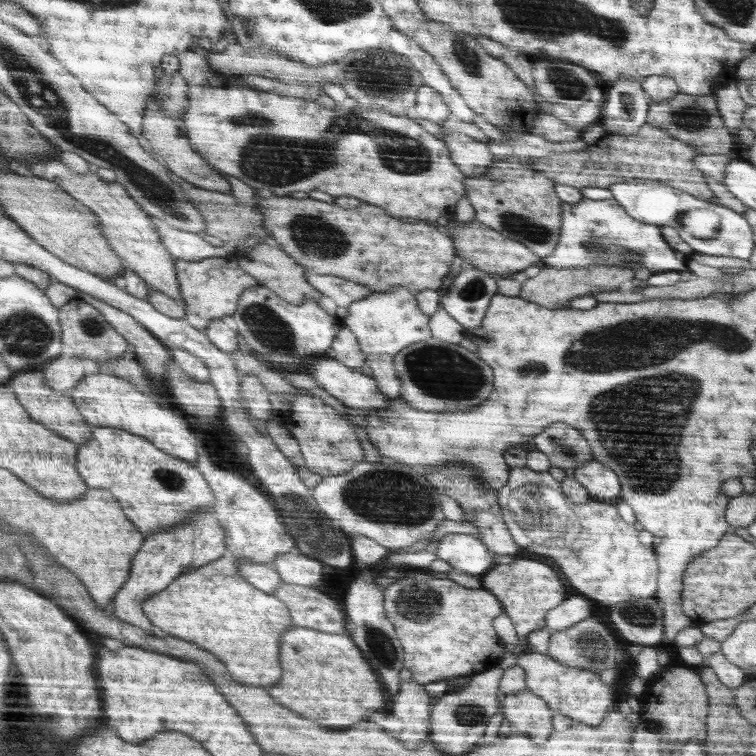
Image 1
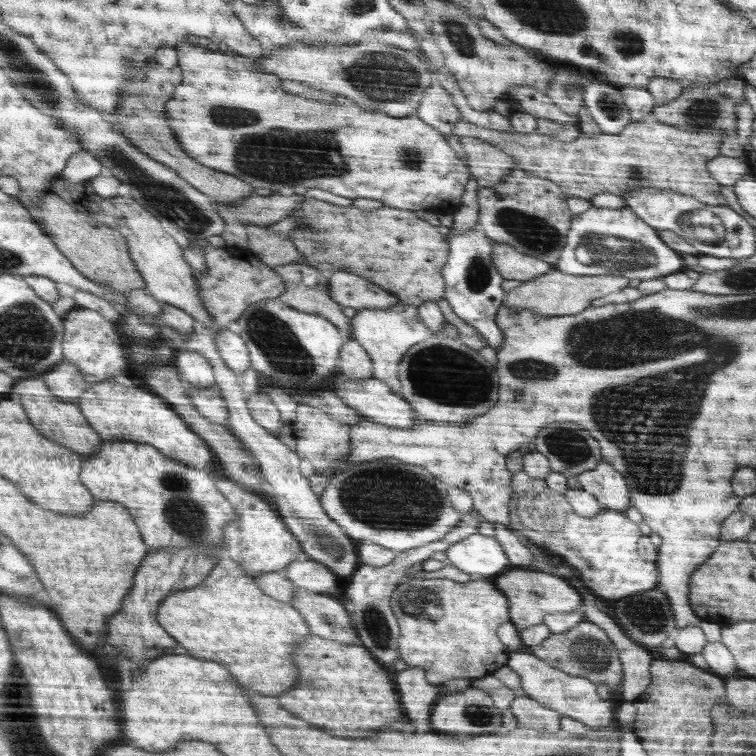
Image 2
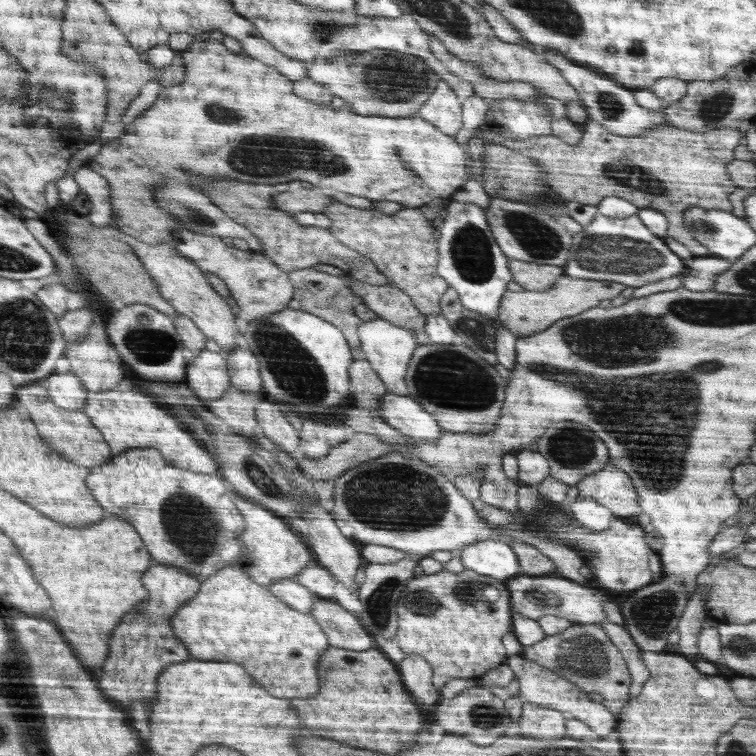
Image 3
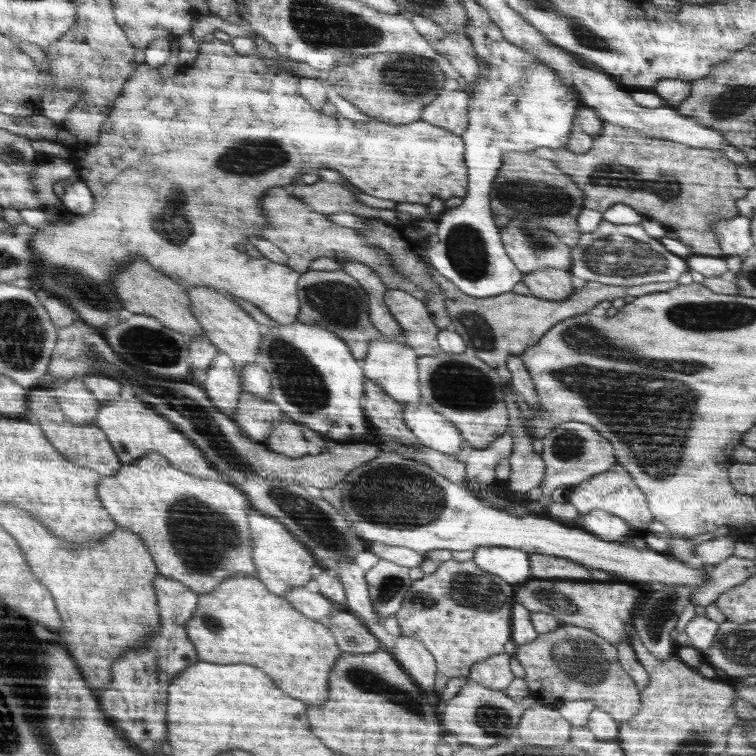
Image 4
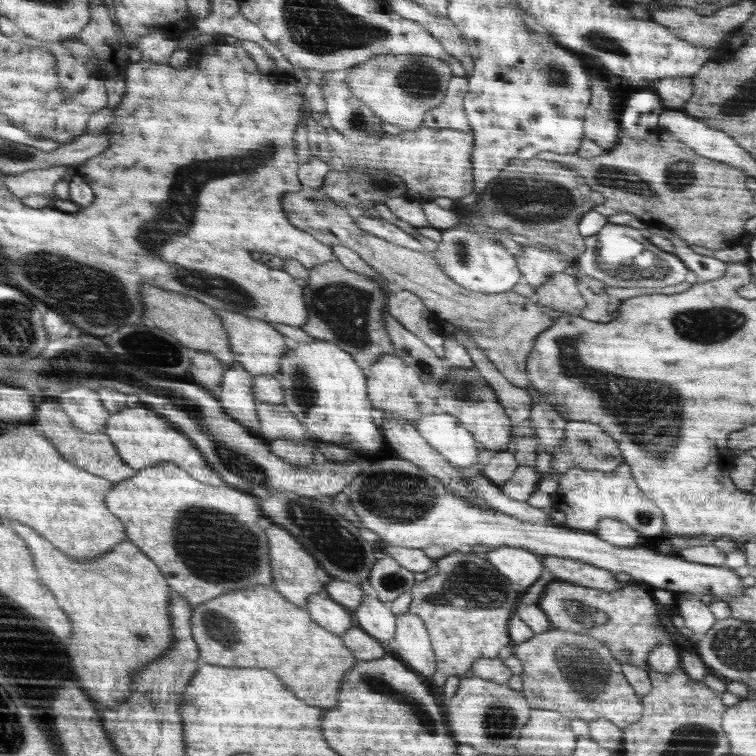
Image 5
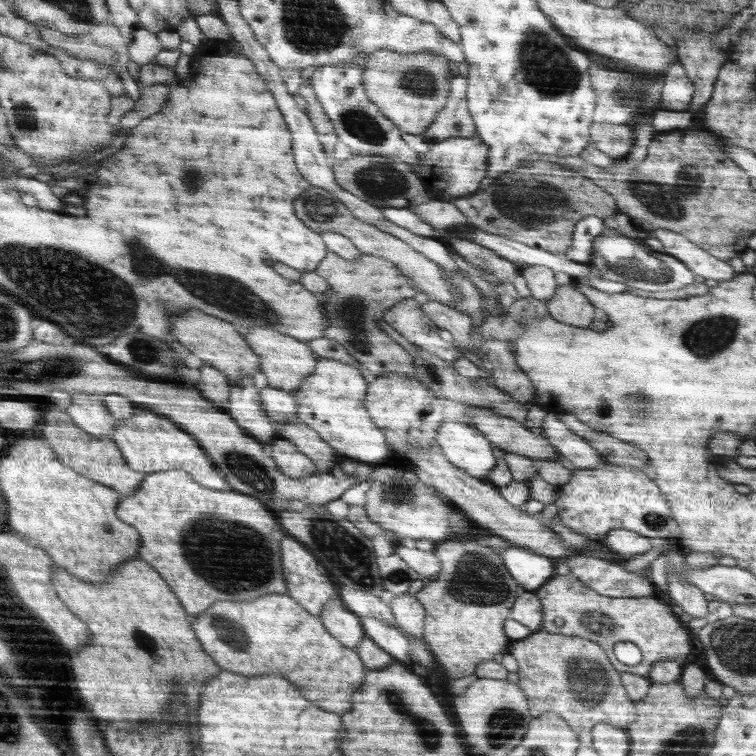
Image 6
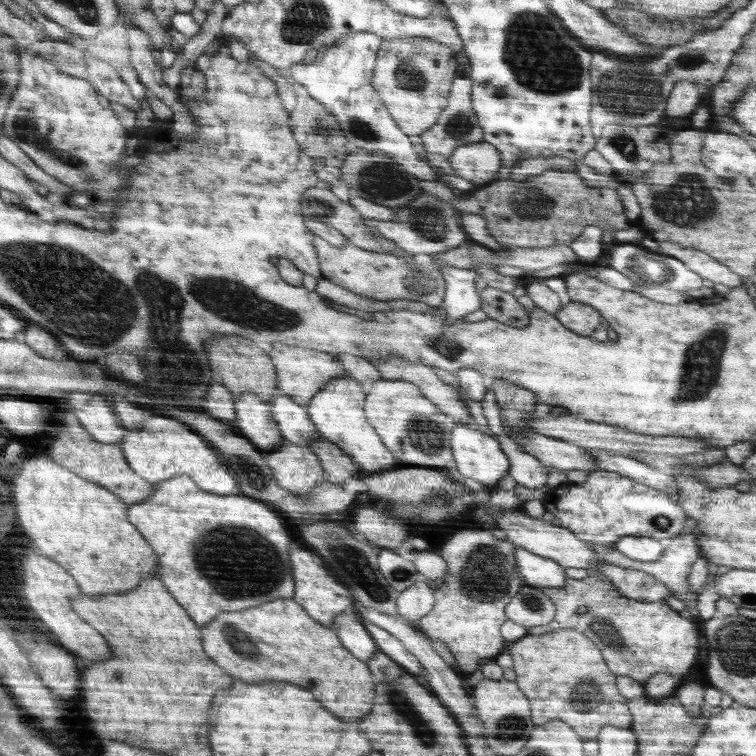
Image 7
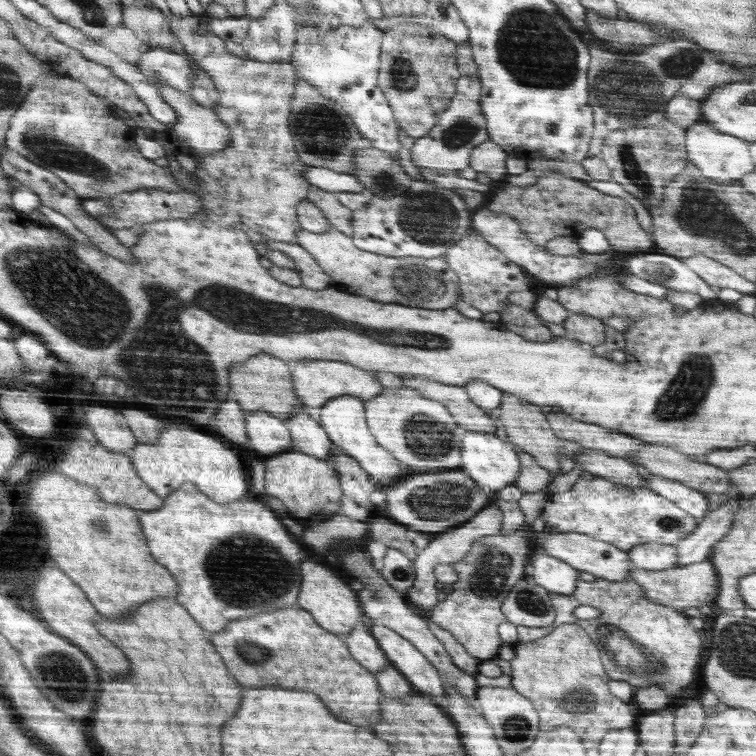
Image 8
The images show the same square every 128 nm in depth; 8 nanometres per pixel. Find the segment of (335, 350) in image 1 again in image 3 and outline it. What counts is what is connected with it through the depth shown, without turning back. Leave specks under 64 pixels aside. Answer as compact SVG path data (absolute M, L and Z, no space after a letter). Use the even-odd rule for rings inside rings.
M365 358L354 359L348 371L350 376L351 394L354 401L364 407L364 410L377 416L379 400L384 396L387 388L380 377L372 370Z

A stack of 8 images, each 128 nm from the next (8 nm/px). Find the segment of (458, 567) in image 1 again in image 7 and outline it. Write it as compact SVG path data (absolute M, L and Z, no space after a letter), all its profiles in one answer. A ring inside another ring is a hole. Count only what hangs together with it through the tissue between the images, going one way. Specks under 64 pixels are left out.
M516 547L515 560L518 561L516 568L519 568L526 585L561 587L566 580L566 567L558 564L551 558Z

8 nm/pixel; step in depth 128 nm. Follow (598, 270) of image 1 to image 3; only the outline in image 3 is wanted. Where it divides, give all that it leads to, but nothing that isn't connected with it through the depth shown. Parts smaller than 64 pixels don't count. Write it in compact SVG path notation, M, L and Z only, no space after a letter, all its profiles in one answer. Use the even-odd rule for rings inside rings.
M559 276L556 286L546 292L508 292L500 304L499 320L514 333L516 338L530 336L542 332L554 323L571 316L579 315L588 309L598 307L603 300L618 297L627 286L616 281L579 279L576 277Z

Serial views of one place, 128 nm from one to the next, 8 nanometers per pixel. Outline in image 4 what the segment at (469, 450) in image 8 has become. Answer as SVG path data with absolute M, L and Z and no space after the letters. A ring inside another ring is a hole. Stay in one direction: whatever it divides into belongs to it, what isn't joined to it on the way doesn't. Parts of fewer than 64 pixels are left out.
M426 404L402 406L404 424L414 432L419 444L443 452L451 458L462 450L463 434L443 413Z

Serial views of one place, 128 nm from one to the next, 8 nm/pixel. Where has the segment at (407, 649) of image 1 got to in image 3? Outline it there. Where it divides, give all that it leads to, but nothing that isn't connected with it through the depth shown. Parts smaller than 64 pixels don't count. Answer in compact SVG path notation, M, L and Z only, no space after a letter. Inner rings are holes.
M465 568L460 574L441 570L436 574L409 579L397 602L397 625L395 641L405 655L424 656L434 668L433 685L440 690L454 678L479 678L488 671L500 667L506 660L502 636L514 627L510 614L511 591L506 581L478 574Z

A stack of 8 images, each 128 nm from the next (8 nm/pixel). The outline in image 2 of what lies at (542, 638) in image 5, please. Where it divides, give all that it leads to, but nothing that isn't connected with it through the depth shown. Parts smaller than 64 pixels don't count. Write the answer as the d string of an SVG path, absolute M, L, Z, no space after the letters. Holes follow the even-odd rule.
M584 620L570 631L551 634L540 645L531 649L531 652L546 664L552 665L552 667L556 667L565 673L570 673L572 676L586 677L588 680L597 683L608 684L610 700L617 703L621 702L622 663L618 660L618 650L614 648L607 634L597 624Z

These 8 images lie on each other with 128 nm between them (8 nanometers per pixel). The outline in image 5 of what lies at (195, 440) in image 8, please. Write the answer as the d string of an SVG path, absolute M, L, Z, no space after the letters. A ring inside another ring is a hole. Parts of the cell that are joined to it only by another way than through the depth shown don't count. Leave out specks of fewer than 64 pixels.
M125 408L124 412L112 413L104 431L115 441L124 460L136 470L141 471L163 462L176 463L188 468L187 471L193 477L200 478L206 484L217 487L226 485L219 473L208 468L209 462L202 458L203 452L194 448L193 440L187 434L182 434L180 430L176 432L176 428L172 428L166 418L154 414L148 408Z

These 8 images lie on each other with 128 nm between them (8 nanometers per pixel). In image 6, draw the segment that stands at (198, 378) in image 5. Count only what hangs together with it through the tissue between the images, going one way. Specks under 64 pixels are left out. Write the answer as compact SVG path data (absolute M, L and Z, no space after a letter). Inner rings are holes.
M202 364L199 368L199 375L200 380L196 387L200 394L216 406L225 408L231 389L227 376L208 364Z

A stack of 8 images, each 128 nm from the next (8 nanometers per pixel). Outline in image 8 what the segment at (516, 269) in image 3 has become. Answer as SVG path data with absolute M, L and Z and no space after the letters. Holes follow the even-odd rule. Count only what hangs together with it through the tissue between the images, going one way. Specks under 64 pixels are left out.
M572 313L562 325L570 339L585 342L587 346L595 346L597 349L604 344L605 326L601 319Z

